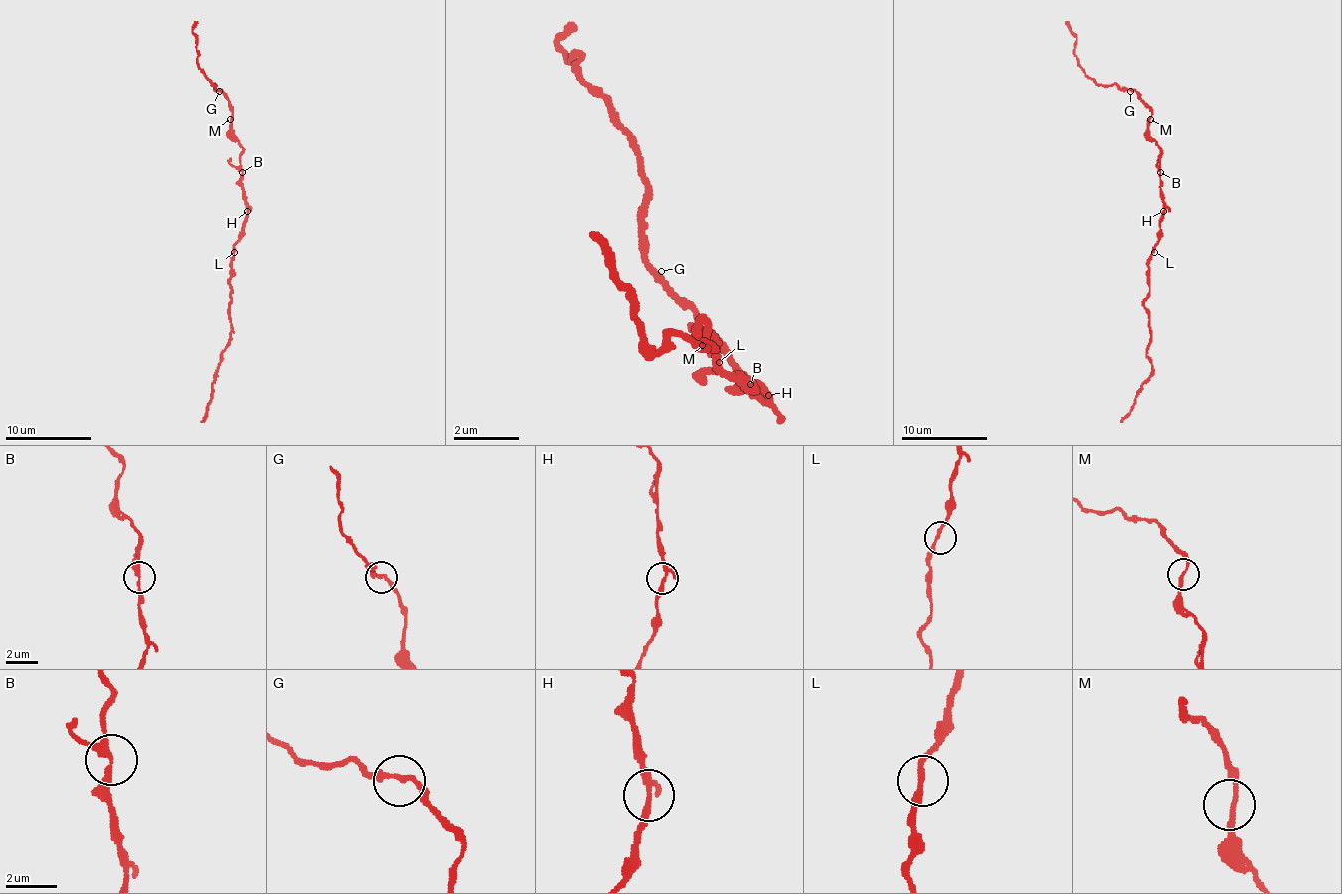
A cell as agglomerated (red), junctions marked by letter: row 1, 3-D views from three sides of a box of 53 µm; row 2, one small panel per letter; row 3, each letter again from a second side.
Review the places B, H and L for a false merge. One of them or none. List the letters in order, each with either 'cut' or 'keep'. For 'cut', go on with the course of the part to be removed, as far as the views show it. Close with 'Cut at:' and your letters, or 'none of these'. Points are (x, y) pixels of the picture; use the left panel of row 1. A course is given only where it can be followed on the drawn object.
B: cut; course (243, 172), (243, 146), (232, 129), (232, 110), (222, 91), (202, 74), (191, 31), (198, 22)
H: keep
L: keep
Cut at: B

